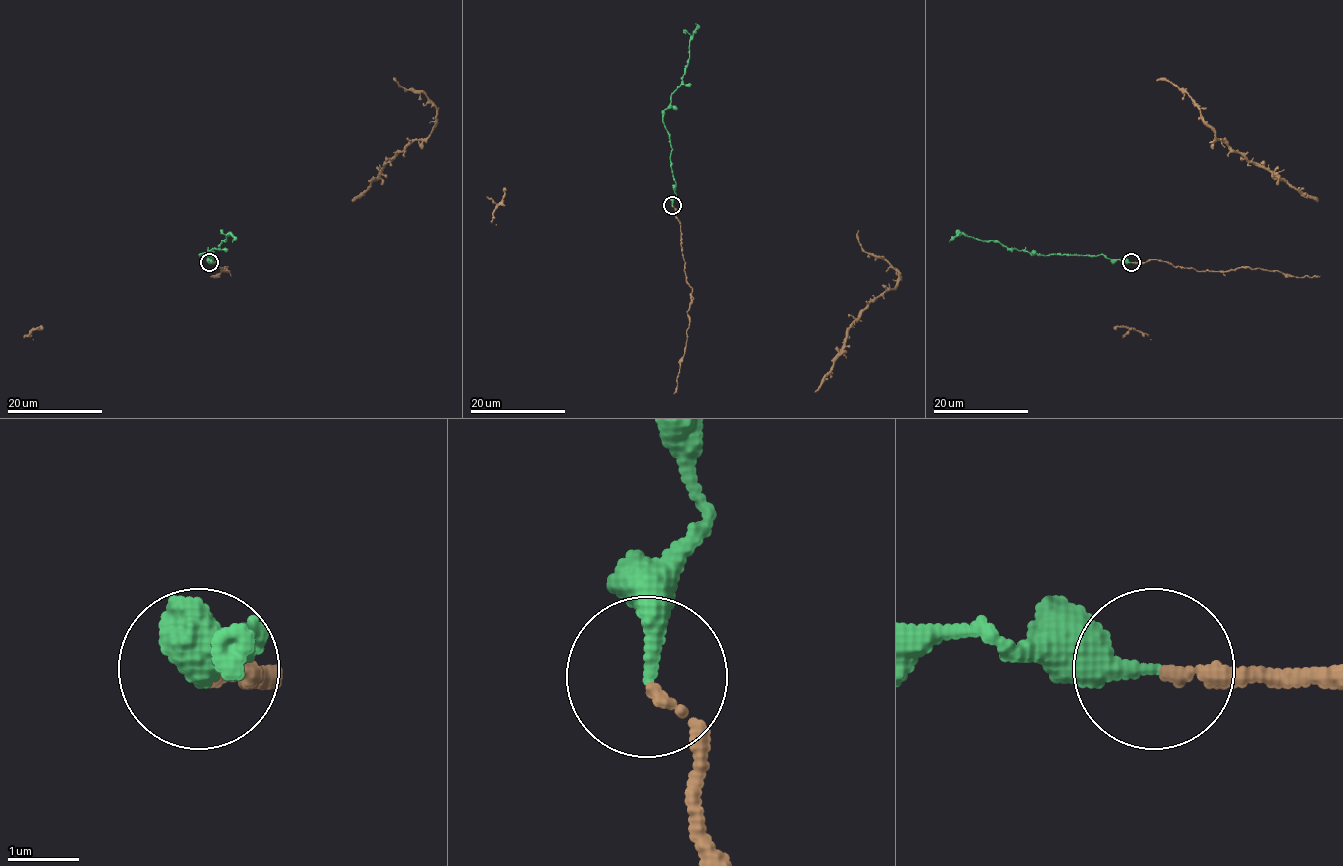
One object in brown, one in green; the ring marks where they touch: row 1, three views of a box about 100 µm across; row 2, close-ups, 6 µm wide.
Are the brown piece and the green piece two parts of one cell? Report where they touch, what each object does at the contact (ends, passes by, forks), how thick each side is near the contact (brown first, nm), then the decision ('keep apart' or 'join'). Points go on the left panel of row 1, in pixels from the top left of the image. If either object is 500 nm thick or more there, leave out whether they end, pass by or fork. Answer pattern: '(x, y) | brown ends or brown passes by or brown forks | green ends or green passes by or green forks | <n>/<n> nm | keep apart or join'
(209, 262) | brown ends | green ends | 140/320 nm | join

